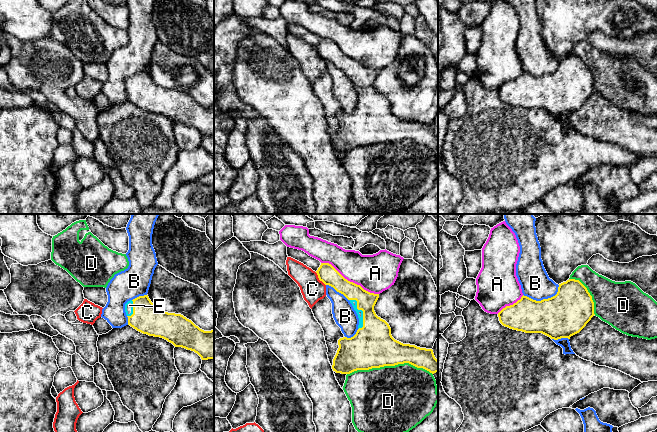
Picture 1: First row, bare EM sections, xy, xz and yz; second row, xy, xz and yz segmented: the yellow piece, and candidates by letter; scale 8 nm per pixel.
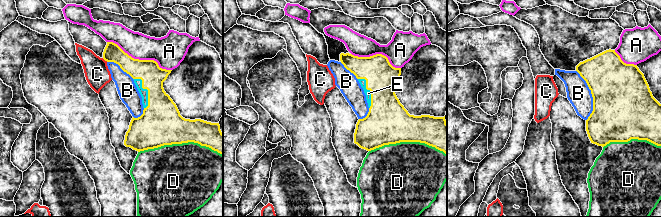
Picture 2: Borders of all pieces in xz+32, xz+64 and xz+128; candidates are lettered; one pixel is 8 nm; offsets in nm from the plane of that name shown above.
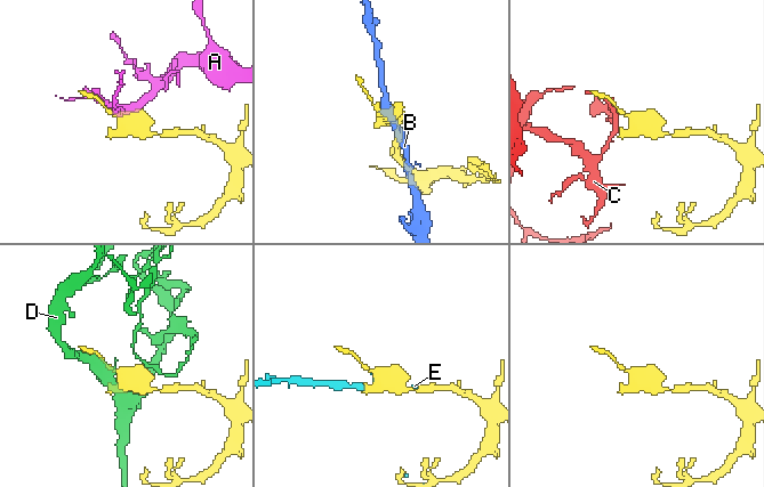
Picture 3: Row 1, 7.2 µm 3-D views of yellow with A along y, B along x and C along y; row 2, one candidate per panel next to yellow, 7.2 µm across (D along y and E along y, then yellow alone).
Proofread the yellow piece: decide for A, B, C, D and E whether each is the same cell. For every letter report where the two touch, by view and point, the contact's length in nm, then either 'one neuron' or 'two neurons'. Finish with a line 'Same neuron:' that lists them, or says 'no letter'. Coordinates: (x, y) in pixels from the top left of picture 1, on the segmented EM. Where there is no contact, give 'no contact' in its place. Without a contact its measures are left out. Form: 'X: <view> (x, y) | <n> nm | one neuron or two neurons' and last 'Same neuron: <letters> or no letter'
A: xz (349, 281) | 550 nm | two neurons
B: yz (543, 299) | 300 nm | two neurons
C: xz (319, 279) | 140 nm | two neurons
D: xz (389, 365) | 700 nm | two neurons
E: xz (362, 310) | 260 nm | one neuron
Same neuron: E

